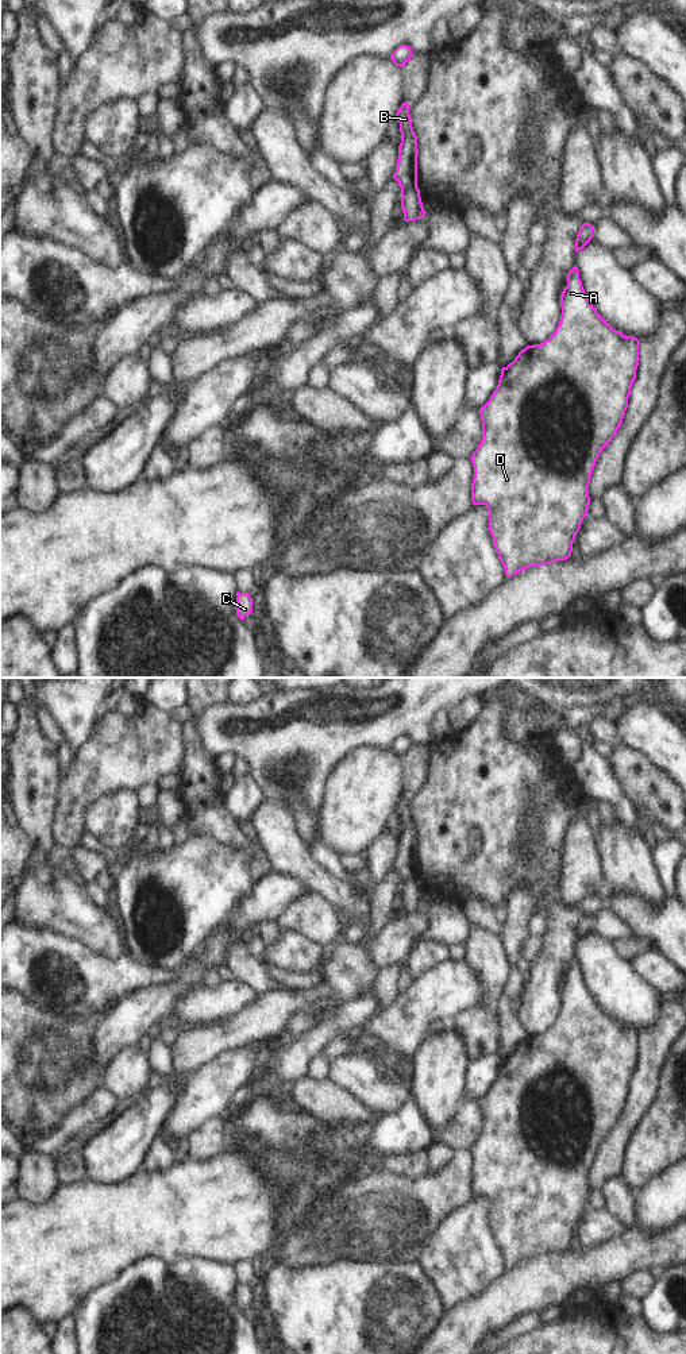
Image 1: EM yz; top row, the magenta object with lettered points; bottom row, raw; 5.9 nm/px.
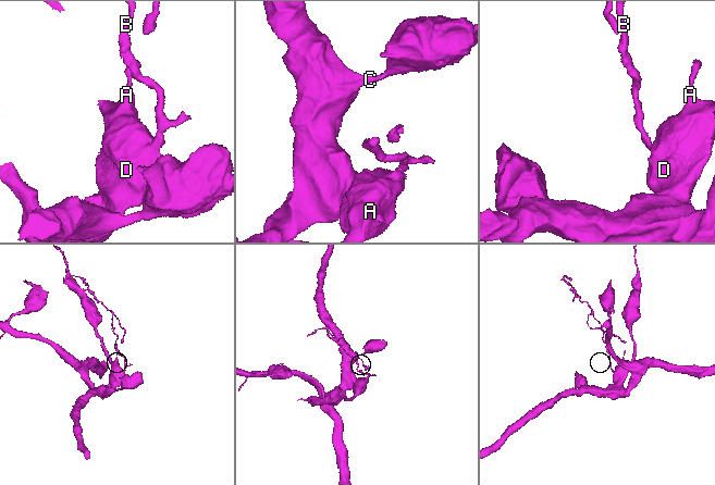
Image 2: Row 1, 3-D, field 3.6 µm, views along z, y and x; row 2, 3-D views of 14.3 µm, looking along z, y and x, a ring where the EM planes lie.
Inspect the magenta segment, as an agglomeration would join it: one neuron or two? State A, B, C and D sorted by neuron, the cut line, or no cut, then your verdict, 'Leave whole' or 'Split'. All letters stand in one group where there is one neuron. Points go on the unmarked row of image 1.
Groups: A C D / B. Split along yz (416, 875), (401, 880). Split

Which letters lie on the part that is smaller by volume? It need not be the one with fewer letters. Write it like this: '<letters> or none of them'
B

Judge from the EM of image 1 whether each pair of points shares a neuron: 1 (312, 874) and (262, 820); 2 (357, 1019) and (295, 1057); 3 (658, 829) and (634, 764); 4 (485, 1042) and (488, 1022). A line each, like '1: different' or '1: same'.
1: same
2: same
3: different
4: same

